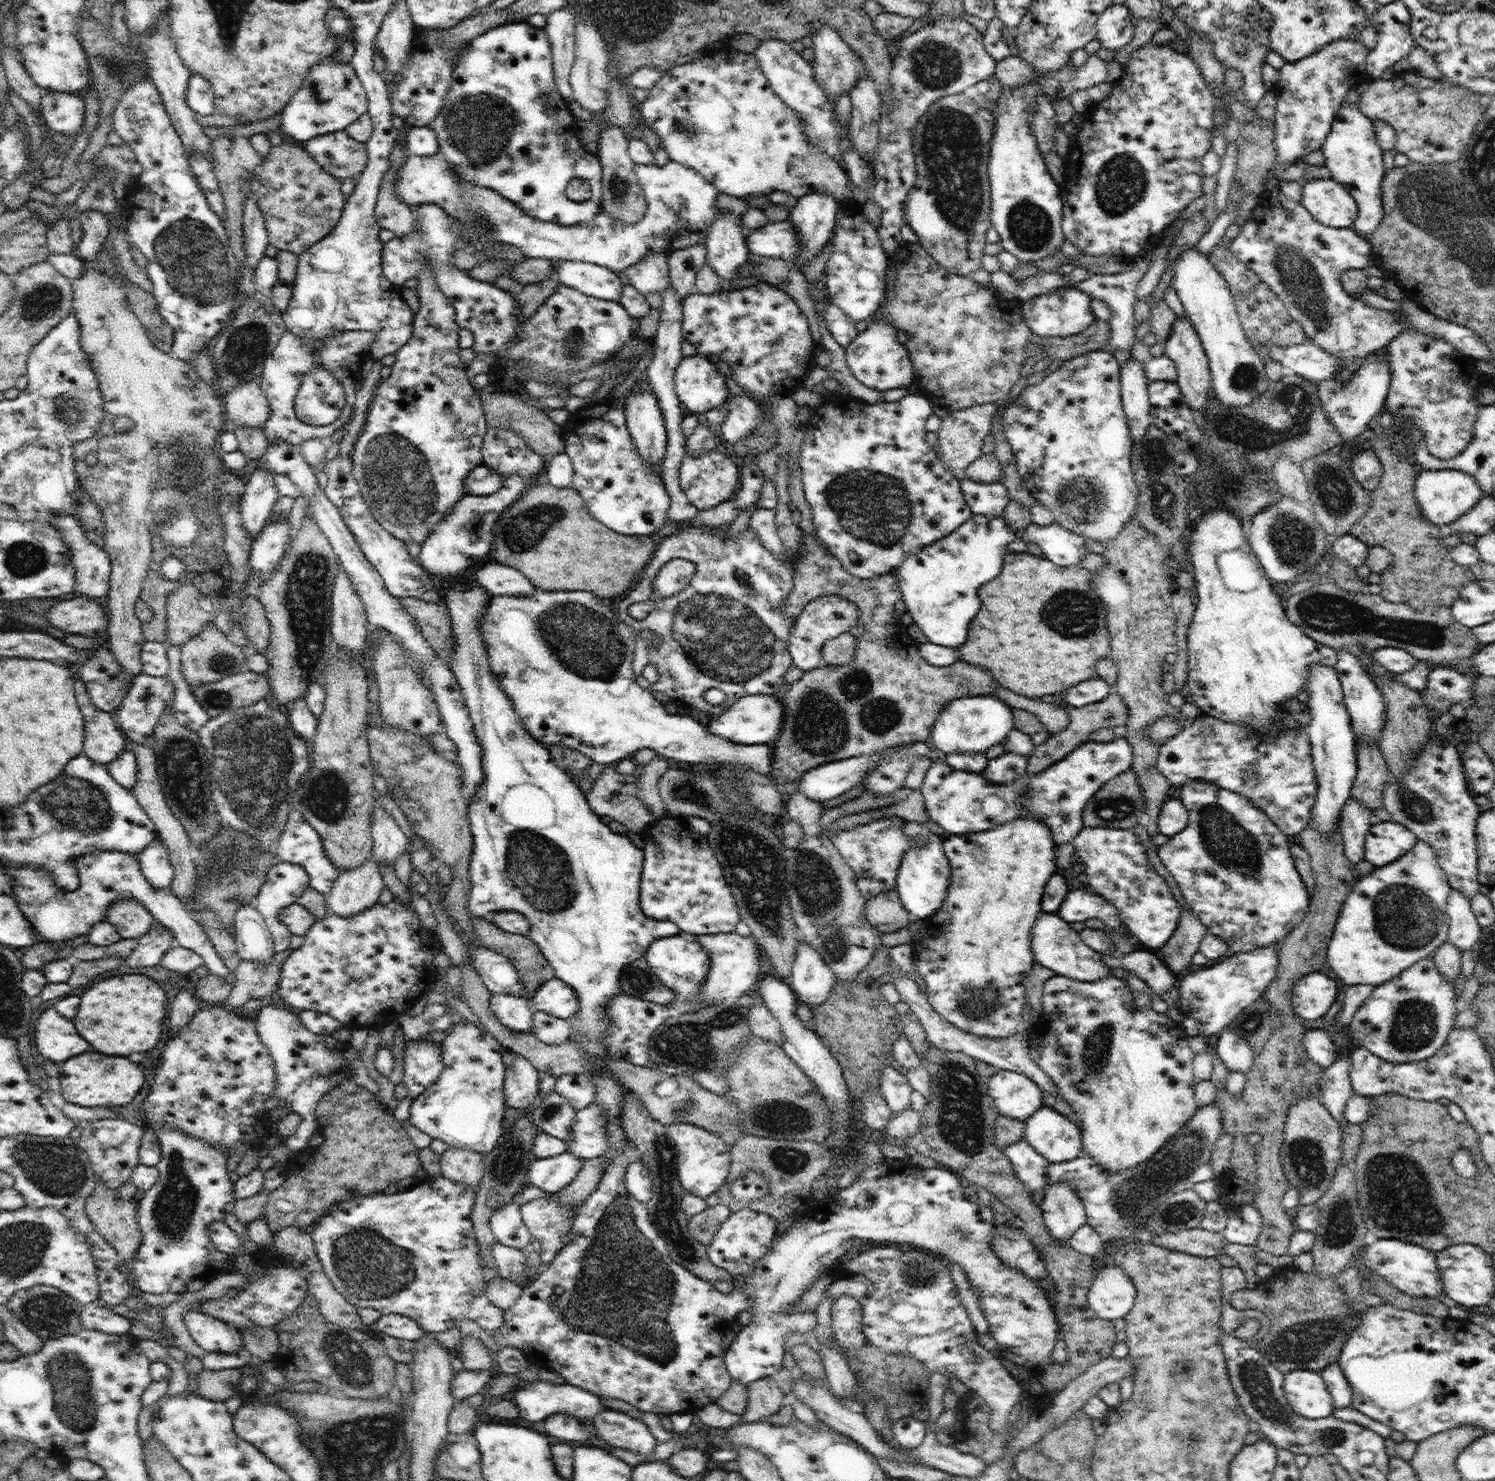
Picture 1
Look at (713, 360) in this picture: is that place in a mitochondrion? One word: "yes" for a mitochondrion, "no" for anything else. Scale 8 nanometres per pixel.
no

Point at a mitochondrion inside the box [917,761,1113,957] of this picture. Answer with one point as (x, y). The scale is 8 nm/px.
(1025, 796)

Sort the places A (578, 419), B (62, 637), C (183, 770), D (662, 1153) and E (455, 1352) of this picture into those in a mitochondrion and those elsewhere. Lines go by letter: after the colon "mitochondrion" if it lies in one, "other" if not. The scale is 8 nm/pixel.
A: other
B: other
C: mitochondrion
D: mitochondrion
E: other

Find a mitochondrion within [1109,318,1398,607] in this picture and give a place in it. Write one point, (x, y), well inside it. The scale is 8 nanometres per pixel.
(1253, 433)

